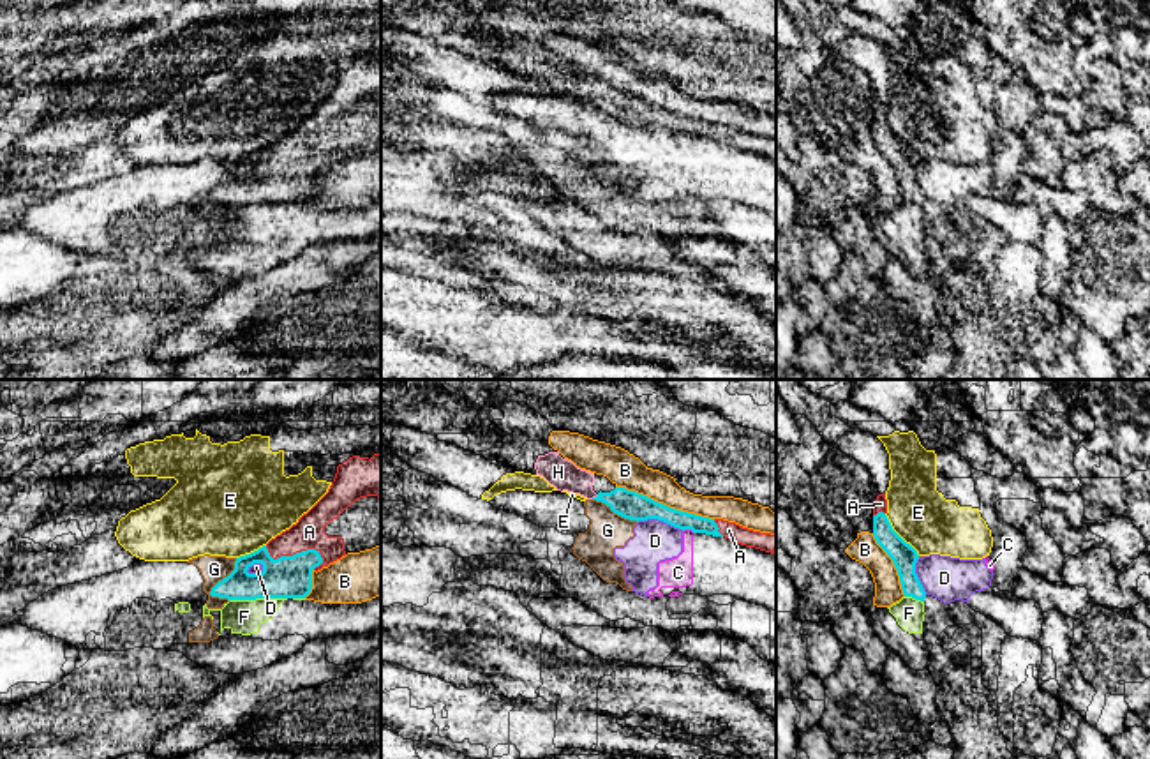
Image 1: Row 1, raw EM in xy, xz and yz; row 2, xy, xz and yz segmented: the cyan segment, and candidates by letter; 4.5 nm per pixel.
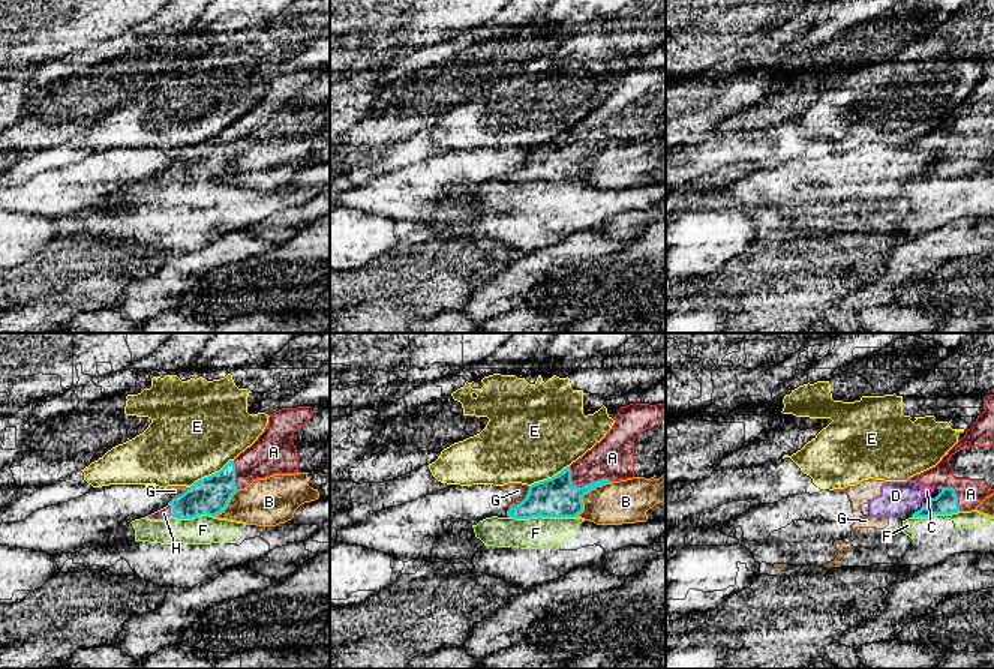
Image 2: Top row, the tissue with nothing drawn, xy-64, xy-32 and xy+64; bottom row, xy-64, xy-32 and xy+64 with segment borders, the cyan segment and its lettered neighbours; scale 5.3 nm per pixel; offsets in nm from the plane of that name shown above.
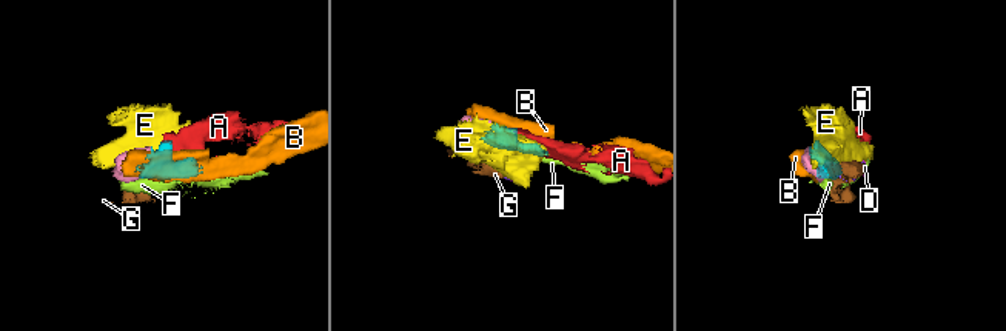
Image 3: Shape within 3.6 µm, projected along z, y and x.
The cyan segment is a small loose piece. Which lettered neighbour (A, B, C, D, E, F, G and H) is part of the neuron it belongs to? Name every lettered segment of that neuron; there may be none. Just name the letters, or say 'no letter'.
A, H

